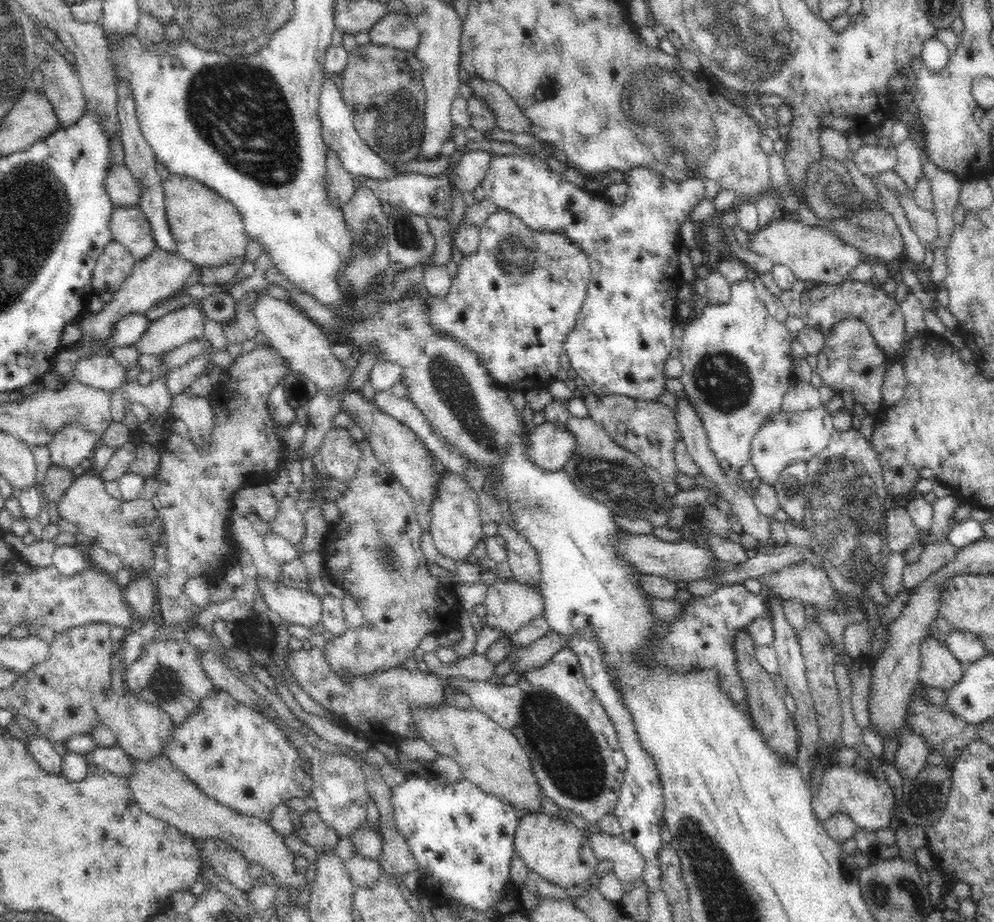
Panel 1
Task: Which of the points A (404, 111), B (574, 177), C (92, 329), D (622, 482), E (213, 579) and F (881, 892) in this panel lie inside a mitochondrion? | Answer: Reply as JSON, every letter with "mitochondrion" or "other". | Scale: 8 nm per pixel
{"A":"mitochondrion","B":"other","C":"other","D":"mitochondrion","E":"other","F":"mitochondrion"}

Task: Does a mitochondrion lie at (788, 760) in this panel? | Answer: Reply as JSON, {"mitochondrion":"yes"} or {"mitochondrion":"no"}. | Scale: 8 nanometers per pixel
{"mitochondrion":"no"}

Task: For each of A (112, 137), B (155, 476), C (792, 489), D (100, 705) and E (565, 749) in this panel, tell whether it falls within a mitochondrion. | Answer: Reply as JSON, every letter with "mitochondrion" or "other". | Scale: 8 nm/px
{"A":"other","B":"other","C":"mitochondrion","D":"other","E":"mitochondrion"}

